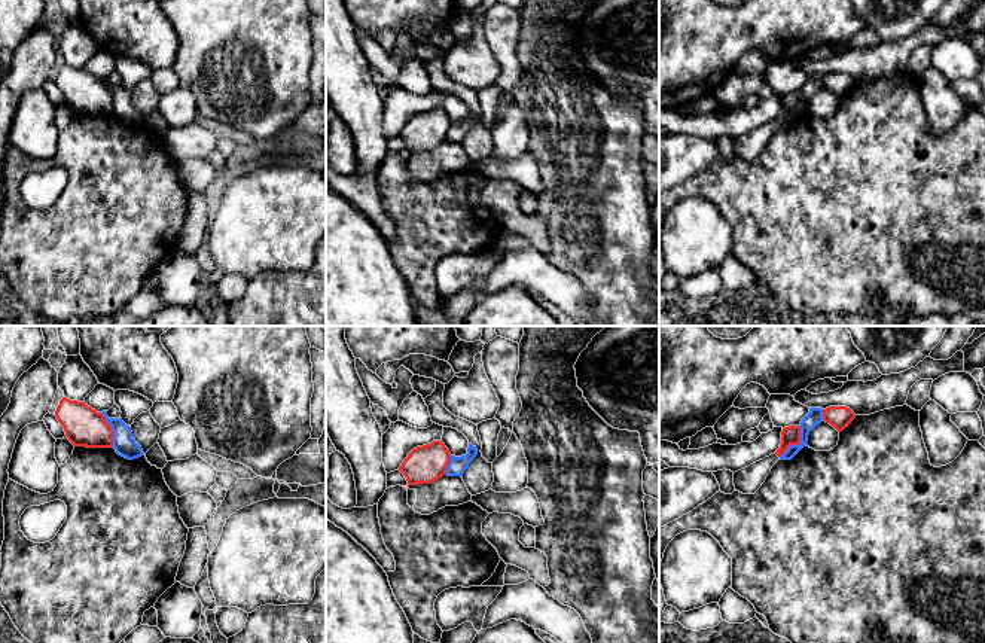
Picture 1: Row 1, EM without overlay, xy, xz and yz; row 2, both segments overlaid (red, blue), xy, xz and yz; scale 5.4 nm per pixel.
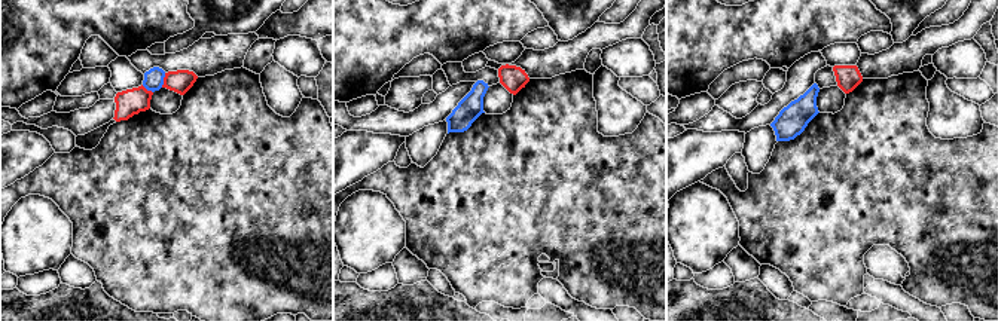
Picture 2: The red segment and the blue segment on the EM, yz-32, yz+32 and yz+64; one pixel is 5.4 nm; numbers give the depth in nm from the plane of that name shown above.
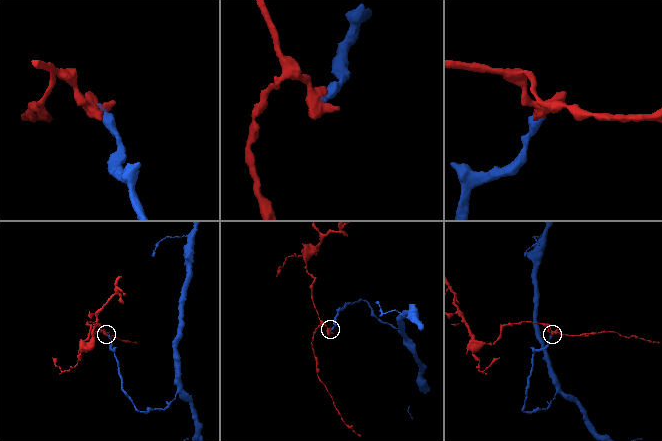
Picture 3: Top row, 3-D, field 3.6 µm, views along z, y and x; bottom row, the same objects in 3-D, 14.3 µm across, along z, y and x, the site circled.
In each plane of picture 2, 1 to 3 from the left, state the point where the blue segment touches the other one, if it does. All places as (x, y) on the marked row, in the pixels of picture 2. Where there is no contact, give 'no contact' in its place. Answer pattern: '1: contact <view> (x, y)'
1: contact yz-32 (164, 80)
2: no contact
3: no contact

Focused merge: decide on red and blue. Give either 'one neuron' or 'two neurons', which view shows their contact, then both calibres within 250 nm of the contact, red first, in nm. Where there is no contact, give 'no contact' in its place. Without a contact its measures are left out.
two neurons; meets red in yz; 100 nm thick on the red side, 90 nm on the other

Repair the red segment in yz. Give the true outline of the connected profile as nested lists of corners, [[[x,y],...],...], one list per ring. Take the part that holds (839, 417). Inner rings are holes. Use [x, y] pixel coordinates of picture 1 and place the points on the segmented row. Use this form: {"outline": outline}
{"outline": [[[829,406],[823,409],[823,420],[833,426],[838,432],[842,432],[851,424],[856,414],[847,406]]]}

